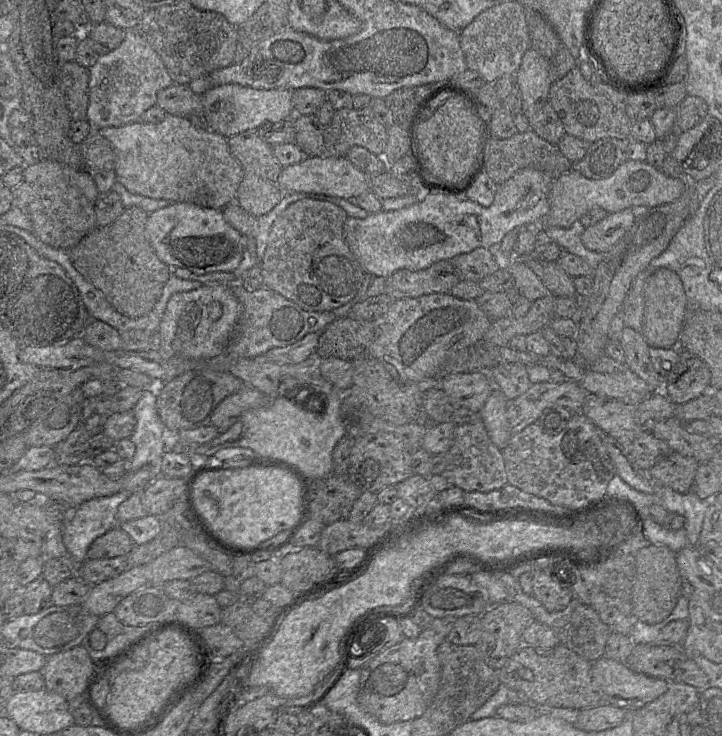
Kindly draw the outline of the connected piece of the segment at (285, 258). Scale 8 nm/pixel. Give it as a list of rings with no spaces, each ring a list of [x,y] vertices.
[[[302,199],[288,206],[274,221],[260,264],[260,278],[264,287],[281,294],[306,311],[332,311],[352,300],[367,271],[345,241],[344,223],[347,217],[343,208],[323,200]]]

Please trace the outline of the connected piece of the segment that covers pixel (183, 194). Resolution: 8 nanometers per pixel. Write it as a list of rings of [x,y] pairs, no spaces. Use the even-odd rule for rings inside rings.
[[[171,114],[160,123],[135,122],[100,131],[112,138],[120,149],[120,159],[116,167],[117,182],[130,191],[156,199],[193,203],[211,209],[224,209],[237,202],[238,189],[245,171],[232,155],[226,137],[195,127],[187,117]]]

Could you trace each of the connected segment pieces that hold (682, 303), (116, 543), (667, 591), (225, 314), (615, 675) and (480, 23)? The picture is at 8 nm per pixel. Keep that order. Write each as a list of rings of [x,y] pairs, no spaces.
[[[666,268],[652,272],[644,288],[644,318],[642,336],[653,348],[672,348],[679,345],[679,336],[685,320],[686,296],[679,276]]]
[[[116,526],[91,543],[87,551],[87,559],[104,559],[127,555],[134,546],[135,544],[129,534]]]
[[[648,544],[637,550],[635,563],[636,577],[631,596],[632,616],[648,625],[660,623],[672,612],[679,598],[682,577],[675,553],[663,545]]]
[[[204,284],[201,288],[174,294],[160,324],[161,348],[167,354],[204,361],[227,351],[241,305],[228,284]]]
[[[601,657],[591,666],[591,679],[600,693],[601,705],[611,705],[626,711],[636,711],[661,696],[668,688],[668,681],[636,673],[626,664]]]
[[[507,1],[484,10],[459,33],[467,68],[478,72],[487,83],[515,74],[530,48],[525,7],[520,1]]]

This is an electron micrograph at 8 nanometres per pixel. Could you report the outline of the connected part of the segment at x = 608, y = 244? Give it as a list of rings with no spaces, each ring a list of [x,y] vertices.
[[[631,208],[609,213],[598,223],[580,229],[582,243],[589,250],[606,253],[631,228],[634,221]]]

